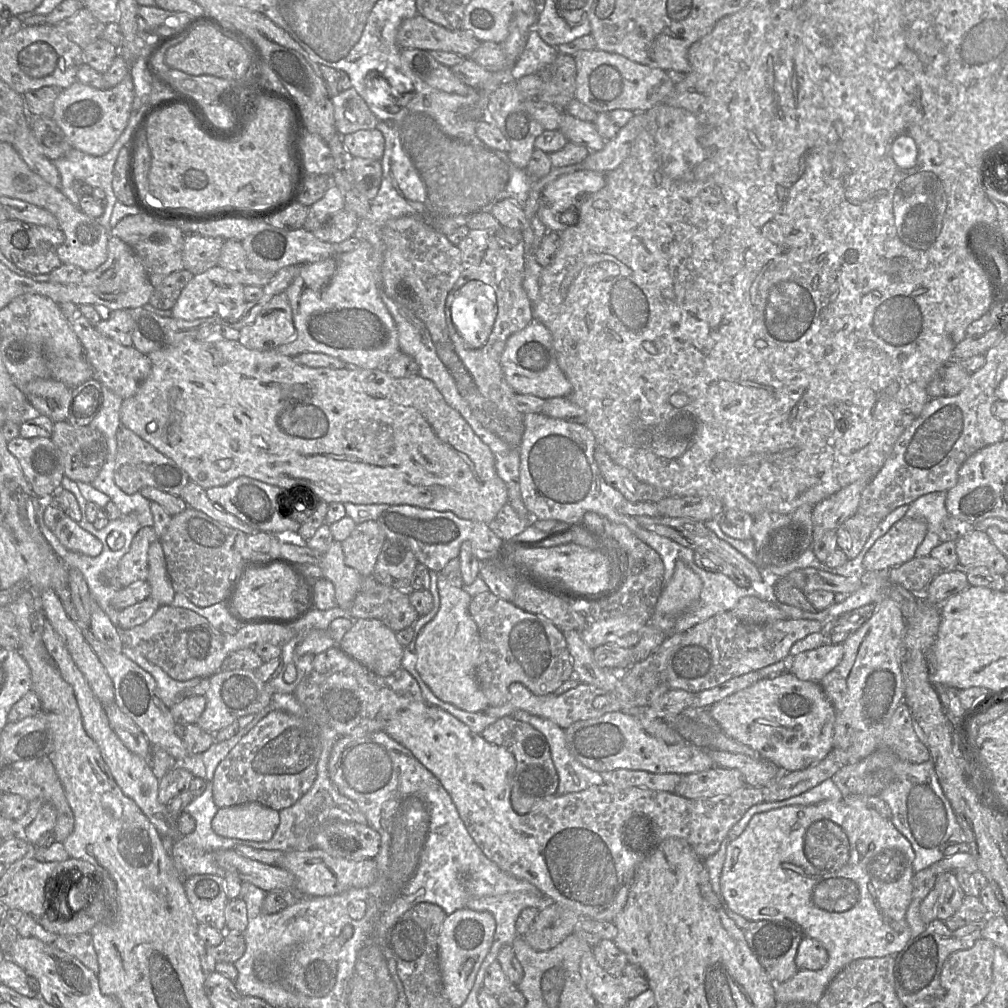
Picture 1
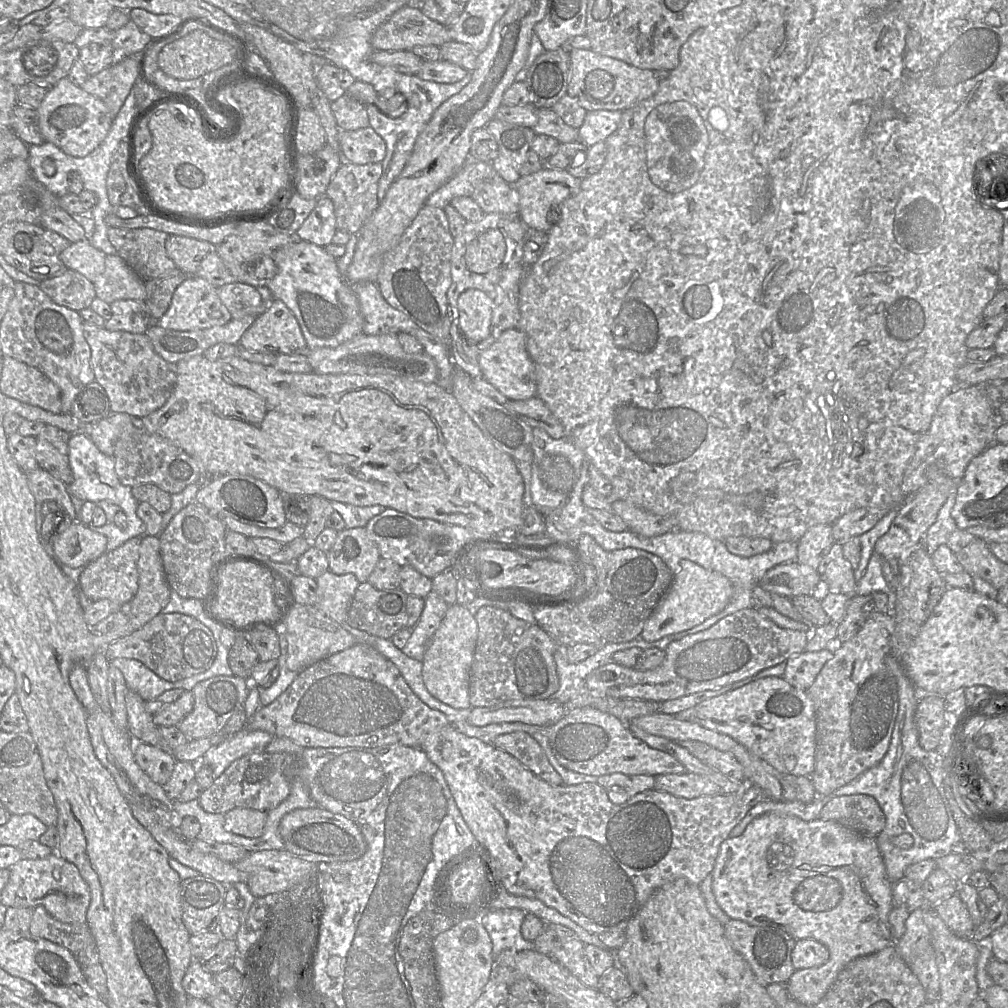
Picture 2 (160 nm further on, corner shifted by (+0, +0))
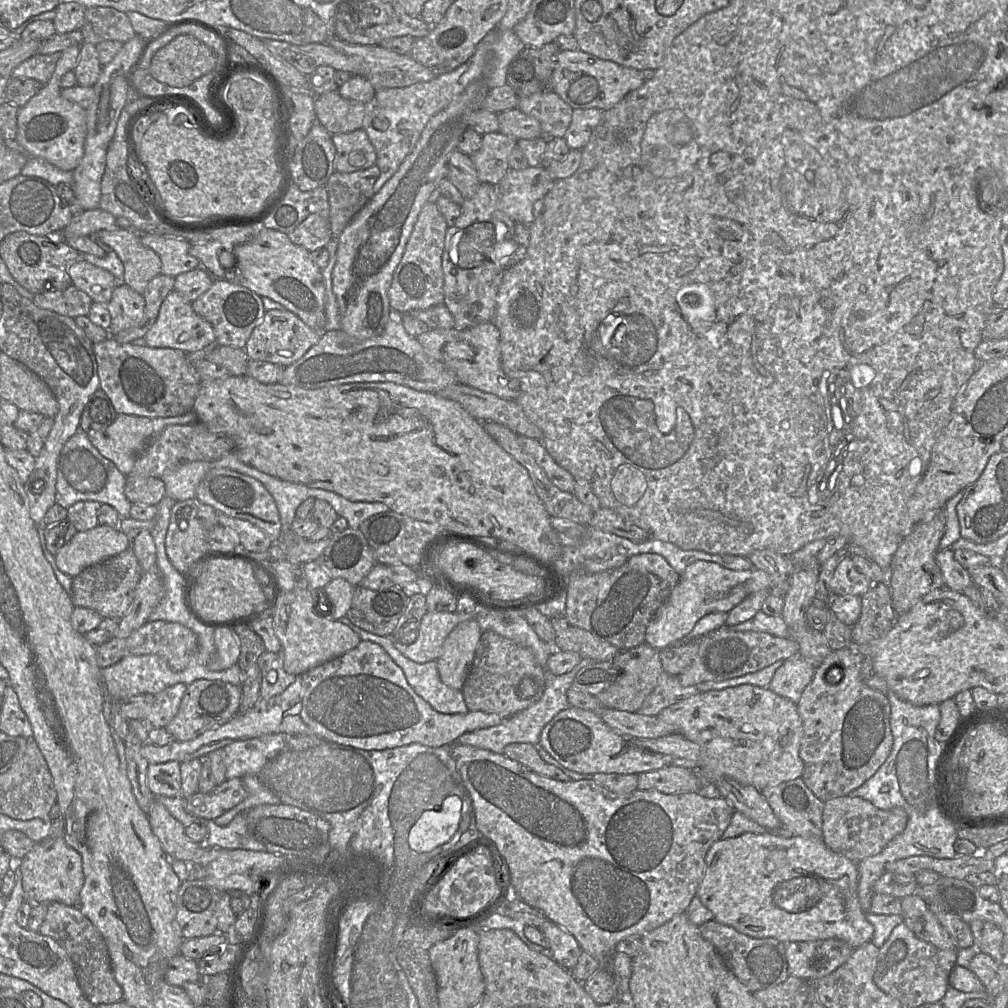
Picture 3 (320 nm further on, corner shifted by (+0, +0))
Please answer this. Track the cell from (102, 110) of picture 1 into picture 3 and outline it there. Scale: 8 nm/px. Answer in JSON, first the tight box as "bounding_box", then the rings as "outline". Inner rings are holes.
{"bounding_box":[16,45,87,171],"outline":[[[73,45],[61,52],[50,81],[23,107],[17,115],[16,141],[33,157],[43,159],[64,171],[74,171],[84,155],[87,135],[86,110],[61,96],[61,78],[75,69],[80,45]]]}

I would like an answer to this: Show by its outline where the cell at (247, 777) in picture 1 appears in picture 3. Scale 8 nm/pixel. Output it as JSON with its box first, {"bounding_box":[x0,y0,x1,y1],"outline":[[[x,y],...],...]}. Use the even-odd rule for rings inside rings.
{"bounding_box":[185,778,247,820],"outline":[[[241,778],[226,780],[206,793],[196,792],[185,799],[188,814],[215,820],[247,797]]]}

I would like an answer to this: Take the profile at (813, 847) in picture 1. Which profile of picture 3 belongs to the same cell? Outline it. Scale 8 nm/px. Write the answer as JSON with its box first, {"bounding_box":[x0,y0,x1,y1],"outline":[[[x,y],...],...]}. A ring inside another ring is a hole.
{"bounding_box":[696,832,874,948],"outline":[[[766,832],[763,834],[743,833],[735,838],[719,839],[708,850],[705,857],[704,876],[697,889],[696,896],[714,916],[714,920],[730,926],[738,932],[752,938],[775,938],[783,943],[814,941],[835,938],[847,942],[851,947],[857,948],[870,942],[874,934],[873,925],[867,920],[866,912],[861,909],[858,899],[858,868],[857,863],[848,857],[832,851],[825,844],[823,838],[805,838],[801,836],[783,837]]]}

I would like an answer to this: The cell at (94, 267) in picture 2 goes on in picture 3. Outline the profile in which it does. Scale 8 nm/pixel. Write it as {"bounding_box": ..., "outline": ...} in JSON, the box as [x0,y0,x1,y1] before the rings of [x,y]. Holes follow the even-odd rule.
{"bounding_box":[68,258,118,305],"outline":[[[82,258],[68,268],[72,284],[89,295],[93,302],[107,305],[118,281],[114,275]]]}

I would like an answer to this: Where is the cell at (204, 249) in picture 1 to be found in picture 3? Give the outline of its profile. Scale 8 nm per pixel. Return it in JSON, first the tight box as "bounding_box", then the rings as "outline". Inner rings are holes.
{"bounding_box":[139,233,201,277],"outline":[[[152,233],[139,234],[142,244],[159,255],[162,262],[161,274],[176,277],[201,267],[200,261],[190,254],[191,244],[187,239]]]}

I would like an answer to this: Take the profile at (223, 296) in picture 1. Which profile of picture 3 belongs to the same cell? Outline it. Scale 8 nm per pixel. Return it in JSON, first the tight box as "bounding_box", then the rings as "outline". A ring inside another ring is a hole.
{"bounding_box":[144,290,216,353],"outline":[[[172,290],[161,304],[158,317],[146,332],[144,340],[152,348],[172,348],[191,353],[199,351],[216,342],[212,325],[199,316],[186,300],[175,290]]]}

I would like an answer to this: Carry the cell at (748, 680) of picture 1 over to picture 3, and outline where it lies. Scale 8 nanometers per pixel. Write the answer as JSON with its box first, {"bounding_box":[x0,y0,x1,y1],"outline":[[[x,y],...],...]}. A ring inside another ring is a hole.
{"bounding_box":[636,671,700,716],"outline":[[[662,671],[657,685],[636,713],[657,716],[663,709],[698,693],[700,692],[696,686],[684,687],[679,683],[677,676]]]}

